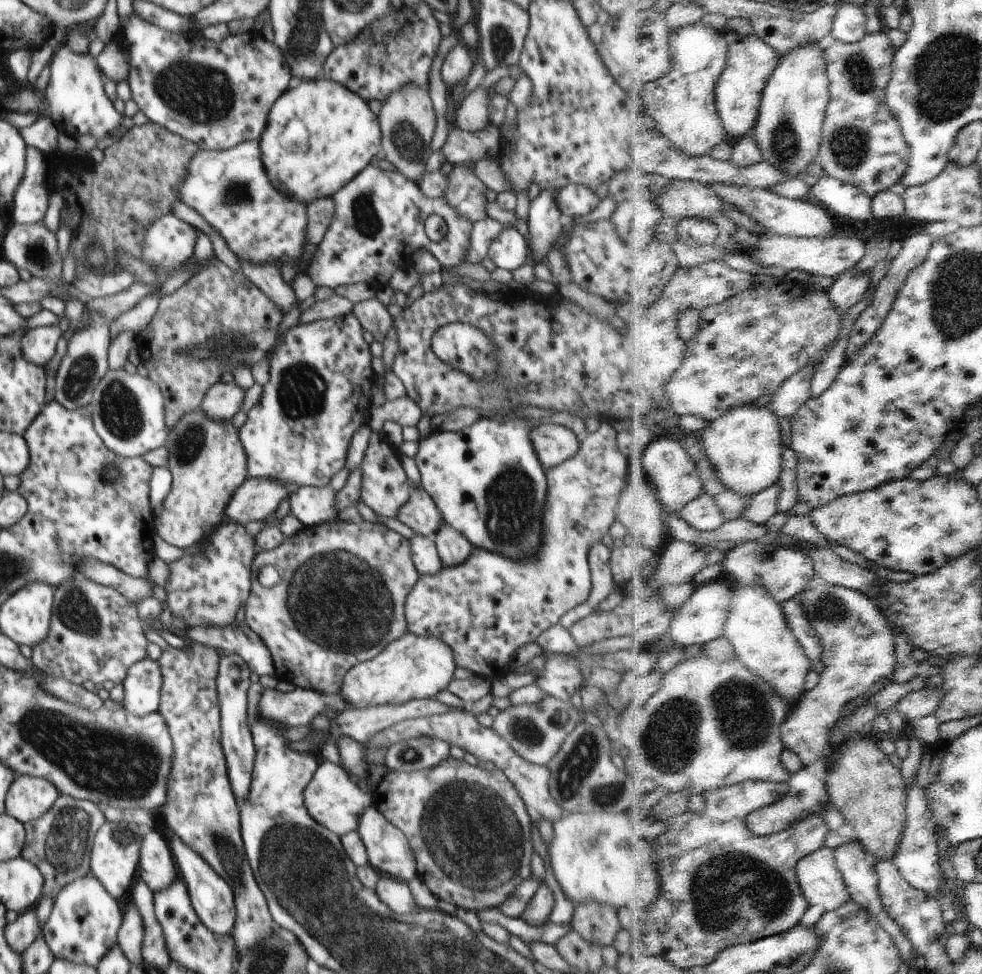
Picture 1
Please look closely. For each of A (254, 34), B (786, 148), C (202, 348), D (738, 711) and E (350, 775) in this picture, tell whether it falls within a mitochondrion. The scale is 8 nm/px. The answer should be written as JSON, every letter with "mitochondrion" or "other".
{"A":"other","B":"mitochondrion","C":"mitochondrion","D":"mitochondrion","E":"other"}

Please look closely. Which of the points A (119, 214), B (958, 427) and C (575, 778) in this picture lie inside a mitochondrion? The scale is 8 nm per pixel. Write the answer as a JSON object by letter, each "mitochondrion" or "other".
{"A":"mitochondrion","B":"other","C":"mitochondrion"}

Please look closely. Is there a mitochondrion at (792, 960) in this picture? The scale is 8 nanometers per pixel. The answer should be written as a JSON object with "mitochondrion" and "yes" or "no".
{"mitochondrion":"yes"}

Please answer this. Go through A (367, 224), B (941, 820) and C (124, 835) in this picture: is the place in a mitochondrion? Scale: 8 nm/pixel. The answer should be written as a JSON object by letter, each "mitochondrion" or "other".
{"A":"mitochondrion","B":"other","C":"mitochondrion"}

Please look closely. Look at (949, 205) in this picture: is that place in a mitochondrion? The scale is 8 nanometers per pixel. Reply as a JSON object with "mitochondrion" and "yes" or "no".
{"mitochondrion":"no"}

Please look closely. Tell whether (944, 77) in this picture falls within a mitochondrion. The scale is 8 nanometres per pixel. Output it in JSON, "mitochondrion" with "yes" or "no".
{"mitochondrion":"yes"}

